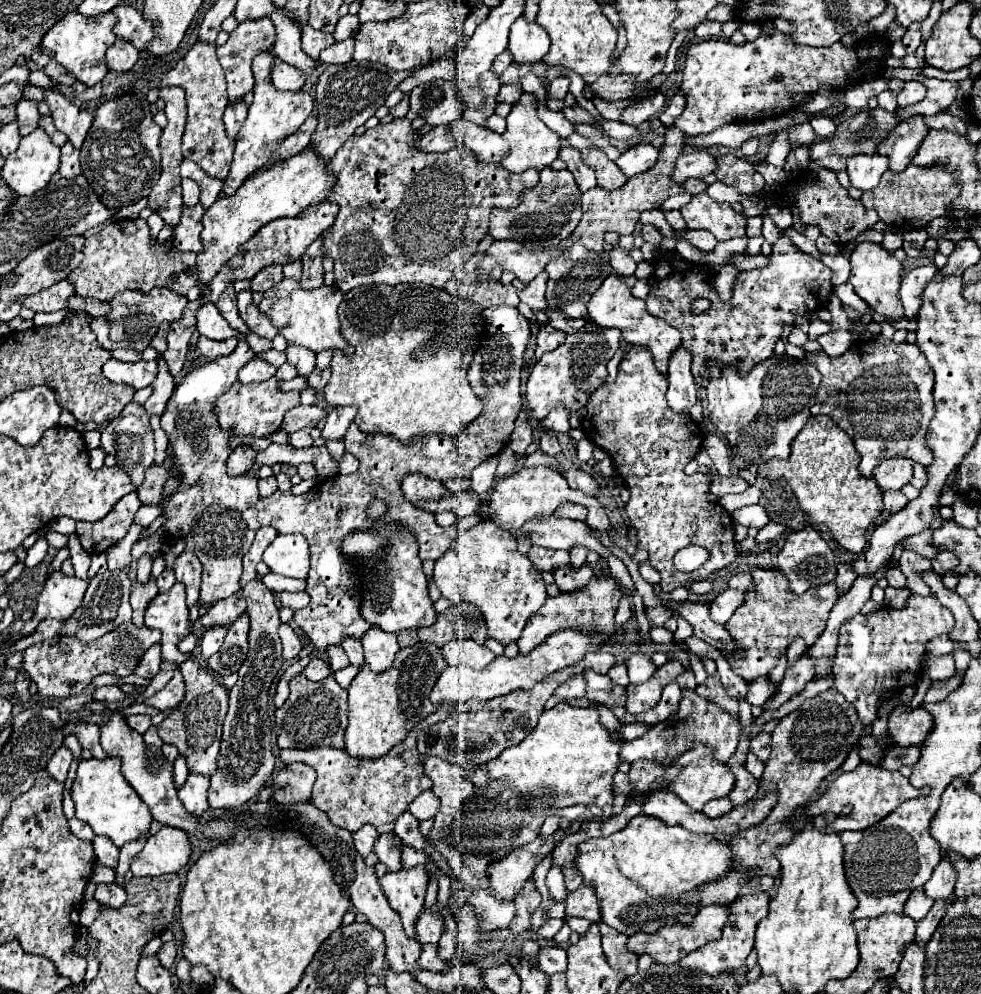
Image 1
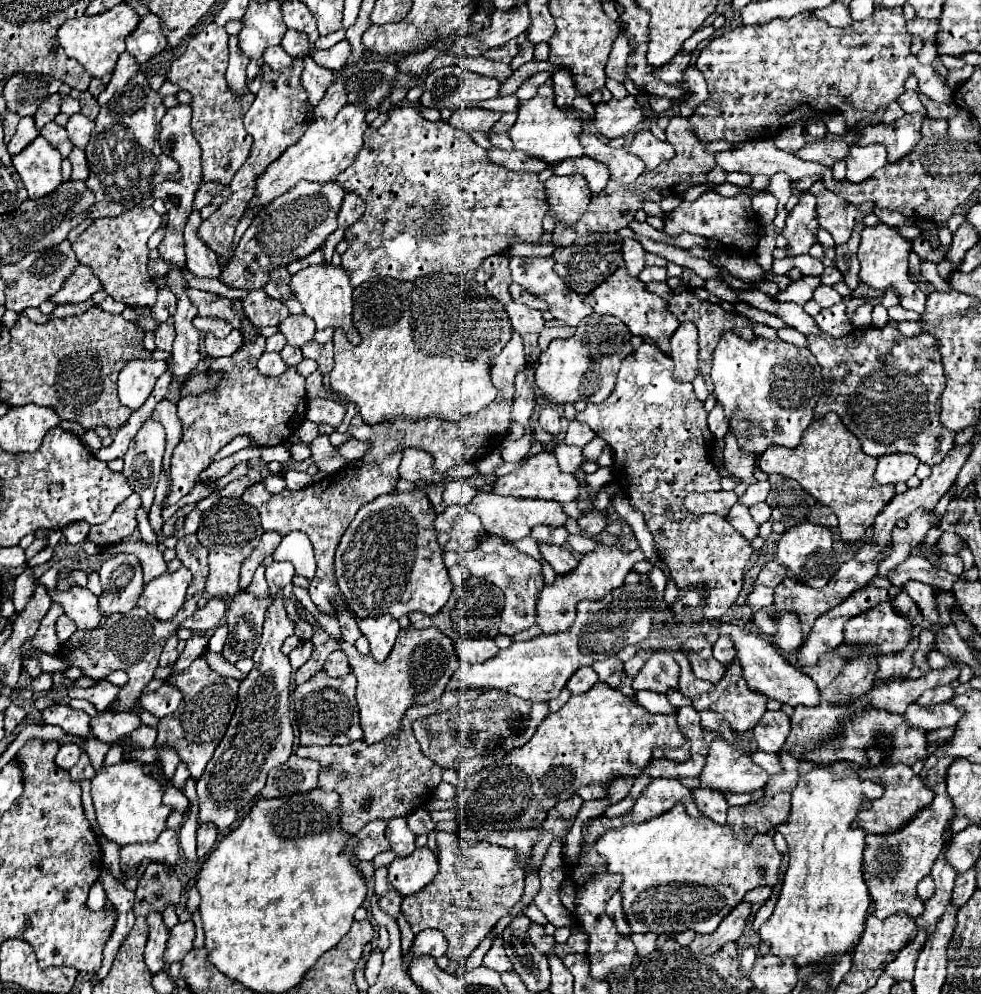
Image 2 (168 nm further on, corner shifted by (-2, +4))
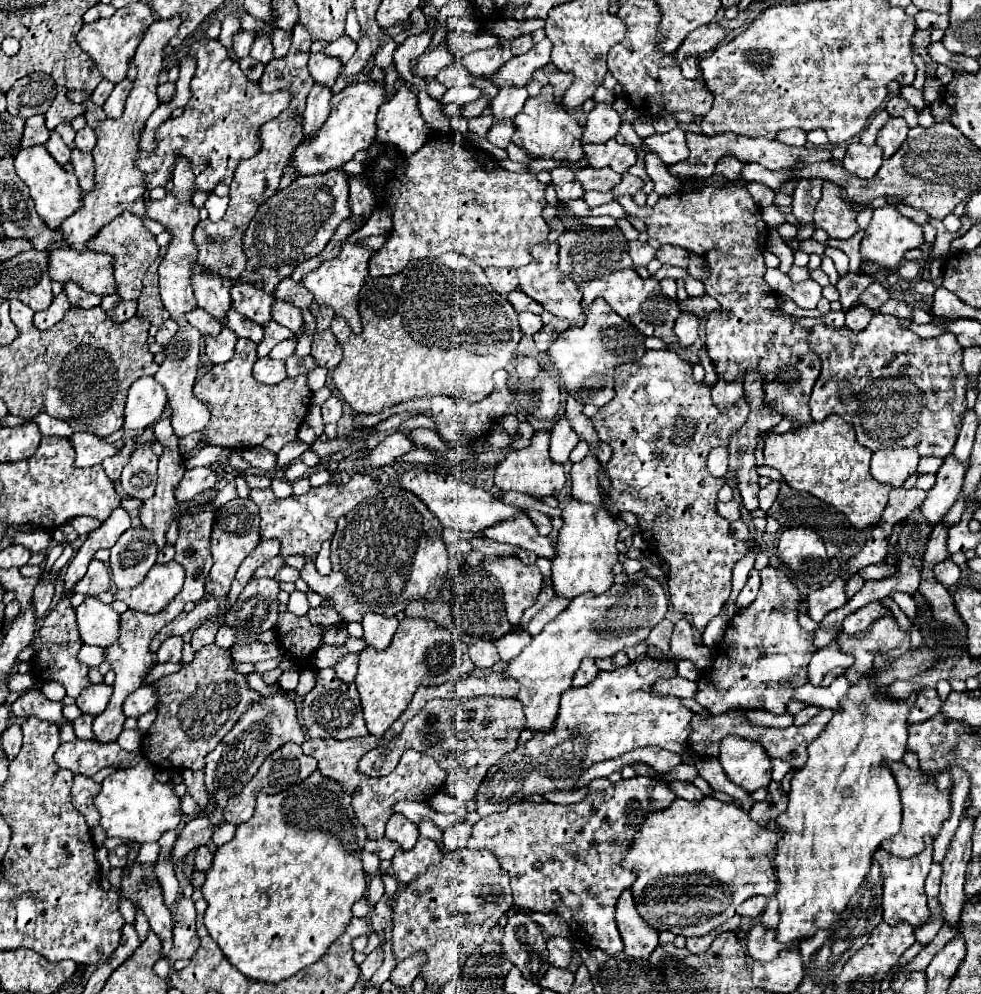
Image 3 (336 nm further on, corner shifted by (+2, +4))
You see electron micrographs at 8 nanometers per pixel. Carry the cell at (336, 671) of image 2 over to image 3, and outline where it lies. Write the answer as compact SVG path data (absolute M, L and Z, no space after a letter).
M346 653L346 655L334 665L334 671L336 671L338 679L342 679L342 681L346 681L346 683L354 681L356 669L358 669L358 655L356 655L356 653Z

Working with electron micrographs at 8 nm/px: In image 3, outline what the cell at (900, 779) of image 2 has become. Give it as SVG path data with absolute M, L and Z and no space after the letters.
M902 761L890 763L890 771L900 789L900 799L902 799L902 809L904 809L904 827L890 841L882 843L882 849L896 857L912 857L922 851L922 845L924 845L922 837L924 835L936 837L942 823L950 817L950 791L940 791L932 781L926 779L922 771L912 771Z

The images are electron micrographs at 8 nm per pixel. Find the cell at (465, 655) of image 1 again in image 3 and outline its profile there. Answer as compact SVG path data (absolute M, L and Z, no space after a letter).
M476 641L470 645L470 659L476 667L492 667L500 661L496 645L490 641Z

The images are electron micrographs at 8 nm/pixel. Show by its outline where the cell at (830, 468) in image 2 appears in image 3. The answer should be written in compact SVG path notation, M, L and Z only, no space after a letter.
M828 415L820 423L810 423L782 435L770 435L764 443L764 463L768 467L778 469L792 489L808 491L830 503L858 531L874 527L880 521L888 493L892 491L892 487L878 483L870 475L870 457L872 451L856 441L854 429L838 415Z

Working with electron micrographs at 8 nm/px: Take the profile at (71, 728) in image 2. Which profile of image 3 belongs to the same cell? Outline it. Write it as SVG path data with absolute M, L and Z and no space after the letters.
M32 689L30 693L26 693L24 697L16 699L12 703L12 713L16 715L16 719L28 719L28 717L38 717L42 721L54 723L58 727L70 723L68 719L64 719L62 715L62 703L54 703L48 701L40 689Z

